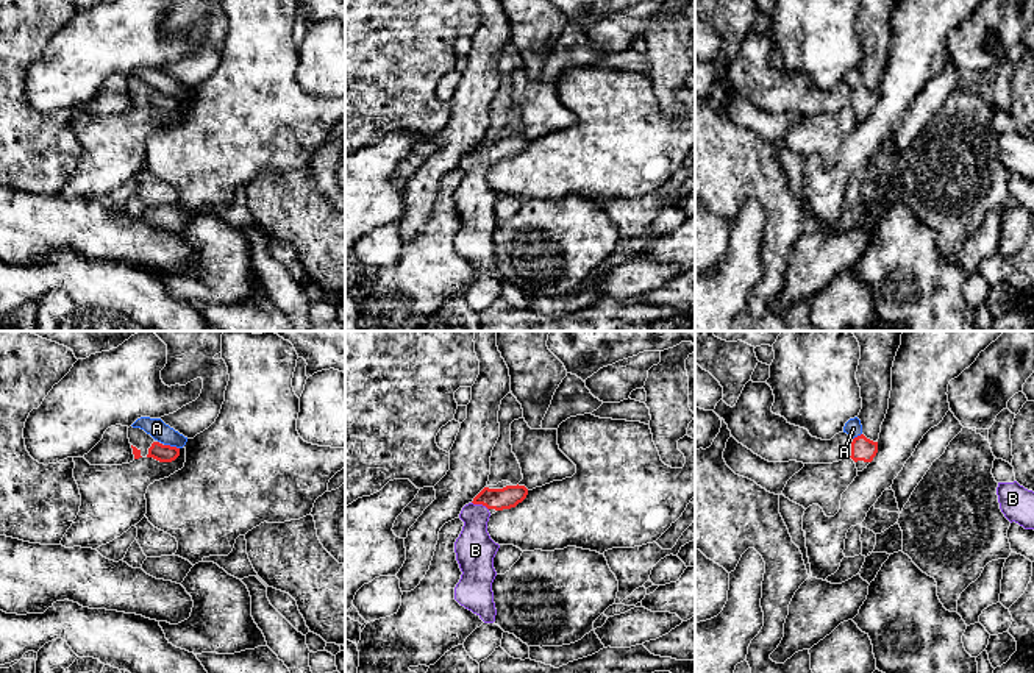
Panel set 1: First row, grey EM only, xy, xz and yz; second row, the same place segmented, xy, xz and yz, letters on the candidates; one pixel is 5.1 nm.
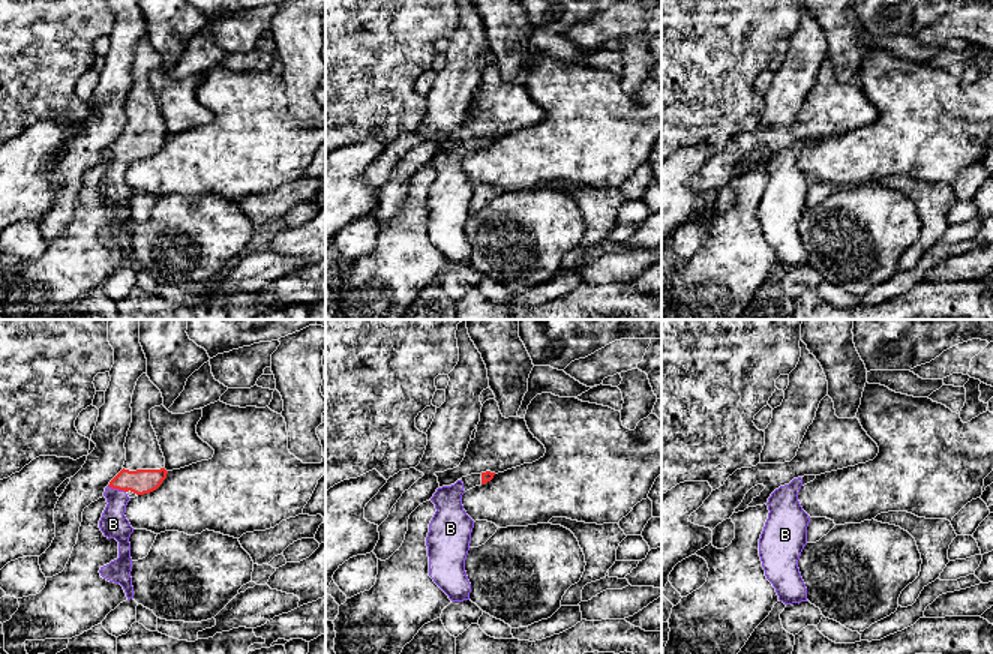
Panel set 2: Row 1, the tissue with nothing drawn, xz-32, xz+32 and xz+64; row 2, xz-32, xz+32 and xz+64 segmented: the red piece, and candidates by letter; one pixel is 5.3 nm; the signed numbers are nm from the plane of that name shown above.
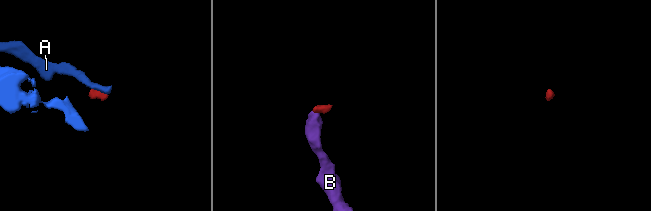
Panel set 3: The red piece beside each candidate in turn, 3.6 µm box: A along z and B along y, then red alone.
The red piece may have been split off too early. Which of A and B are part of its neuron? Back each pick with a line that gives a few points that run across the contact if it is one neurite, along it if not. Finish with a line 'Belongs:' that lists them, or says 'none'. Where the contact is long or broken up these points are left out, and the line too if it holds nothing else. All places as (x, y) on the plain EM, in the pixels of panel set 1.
B: Line: xz (508, 147), (486, 149), (480, 153), (475, 164), (475, 200)
Belongs: B

